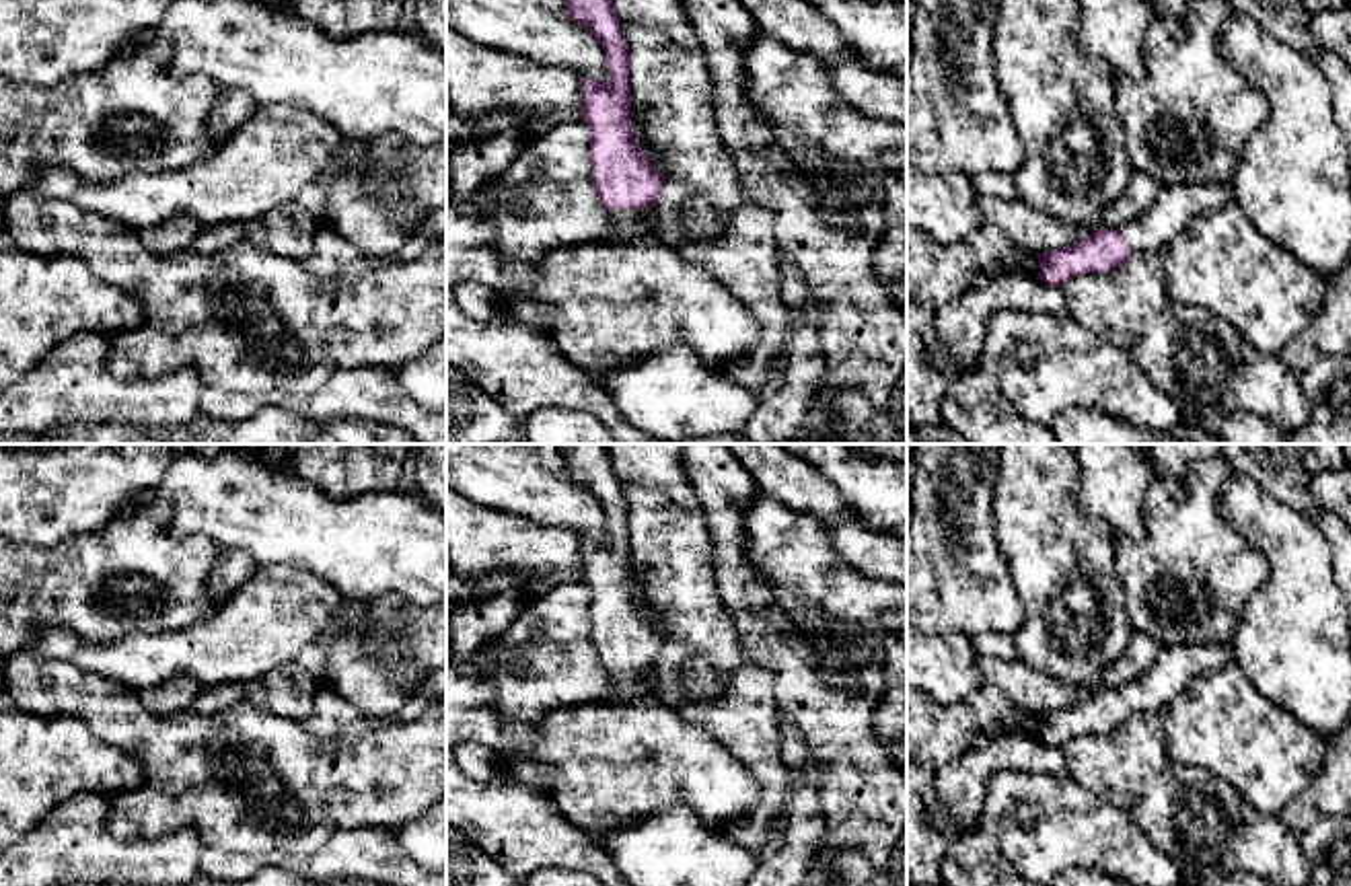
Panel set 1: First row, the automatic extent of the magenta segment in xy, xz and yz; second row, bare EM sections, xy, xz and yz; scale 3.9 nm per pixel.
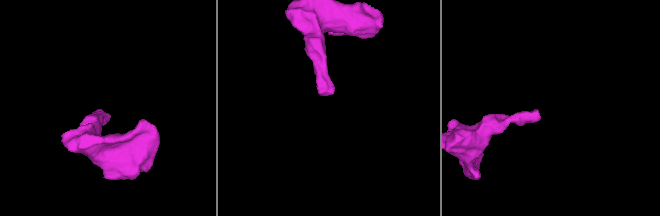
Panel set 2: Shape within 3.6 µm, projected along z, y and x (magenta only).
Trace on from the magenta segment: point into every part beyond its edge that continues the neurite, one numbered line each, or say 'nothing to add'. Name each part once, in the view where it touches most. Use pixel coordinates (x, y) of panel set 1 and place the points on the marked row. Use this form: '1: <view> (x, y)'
1: xz (626, 225)

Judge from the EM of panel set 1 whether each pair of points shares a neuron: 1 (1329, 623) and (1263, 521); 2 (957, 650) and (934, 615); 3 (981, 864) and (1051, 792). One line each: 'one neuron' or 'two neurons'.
1: one neuron
2: two neurons
3: two neurons

